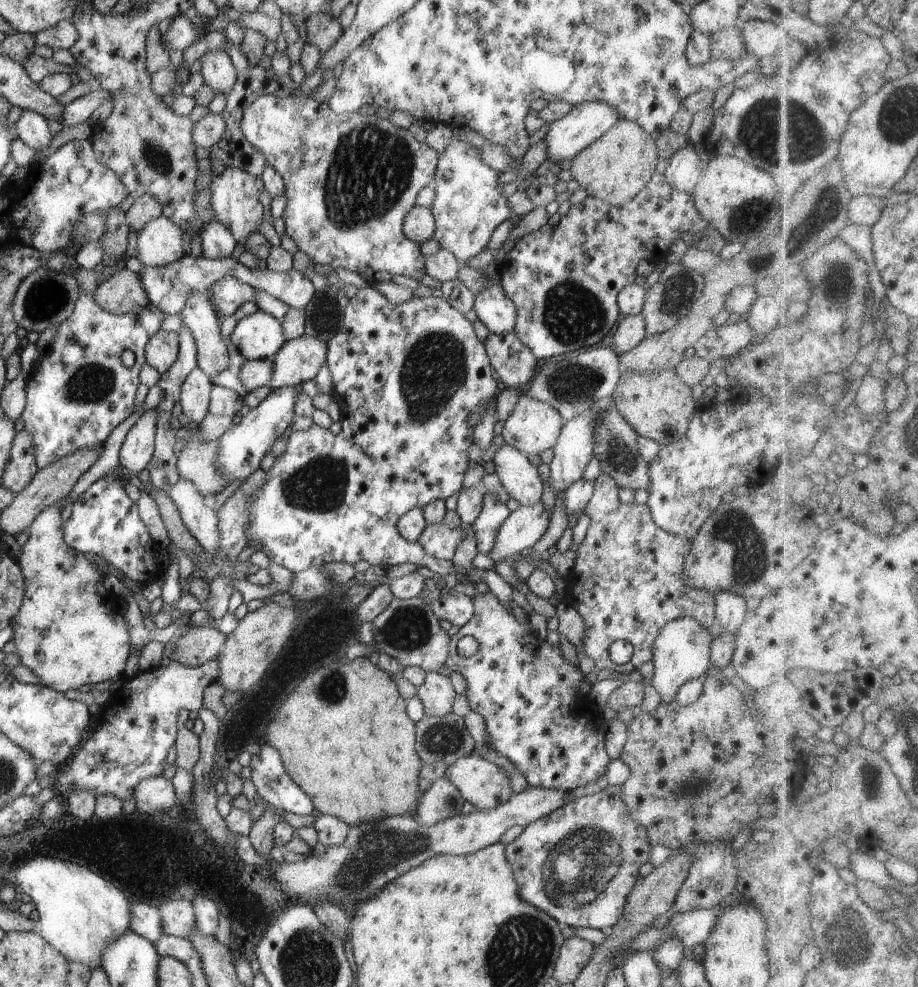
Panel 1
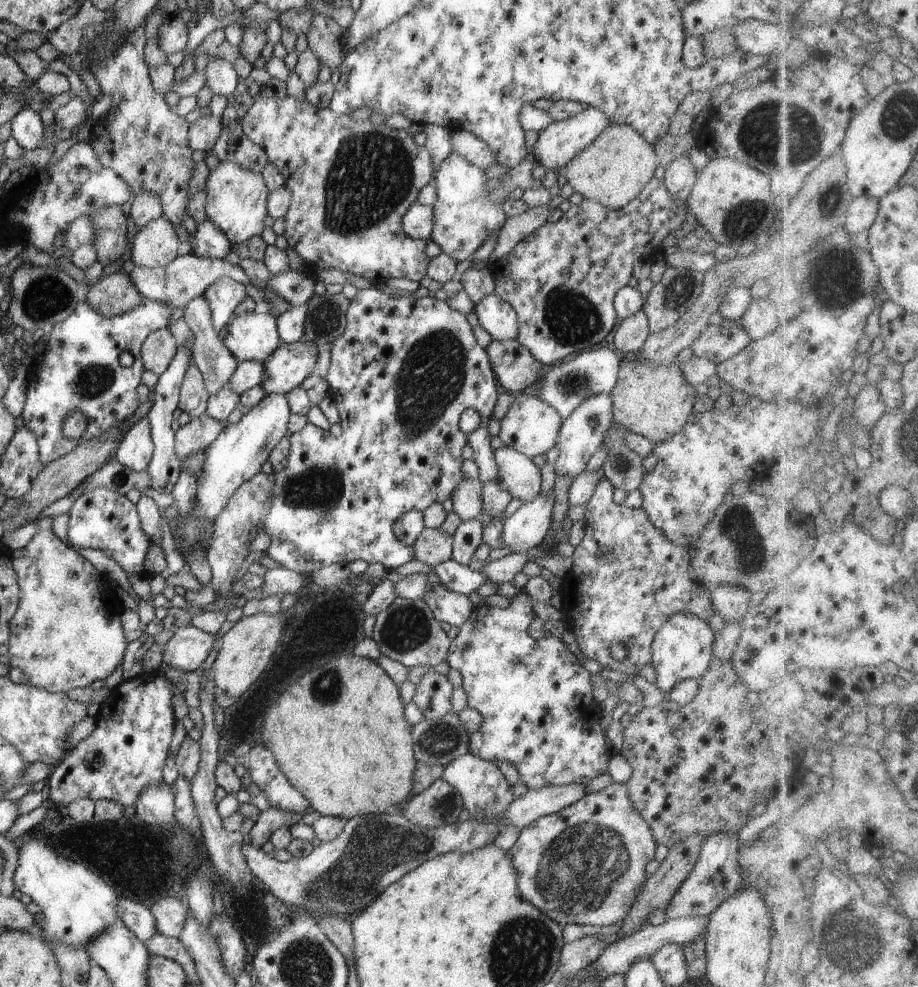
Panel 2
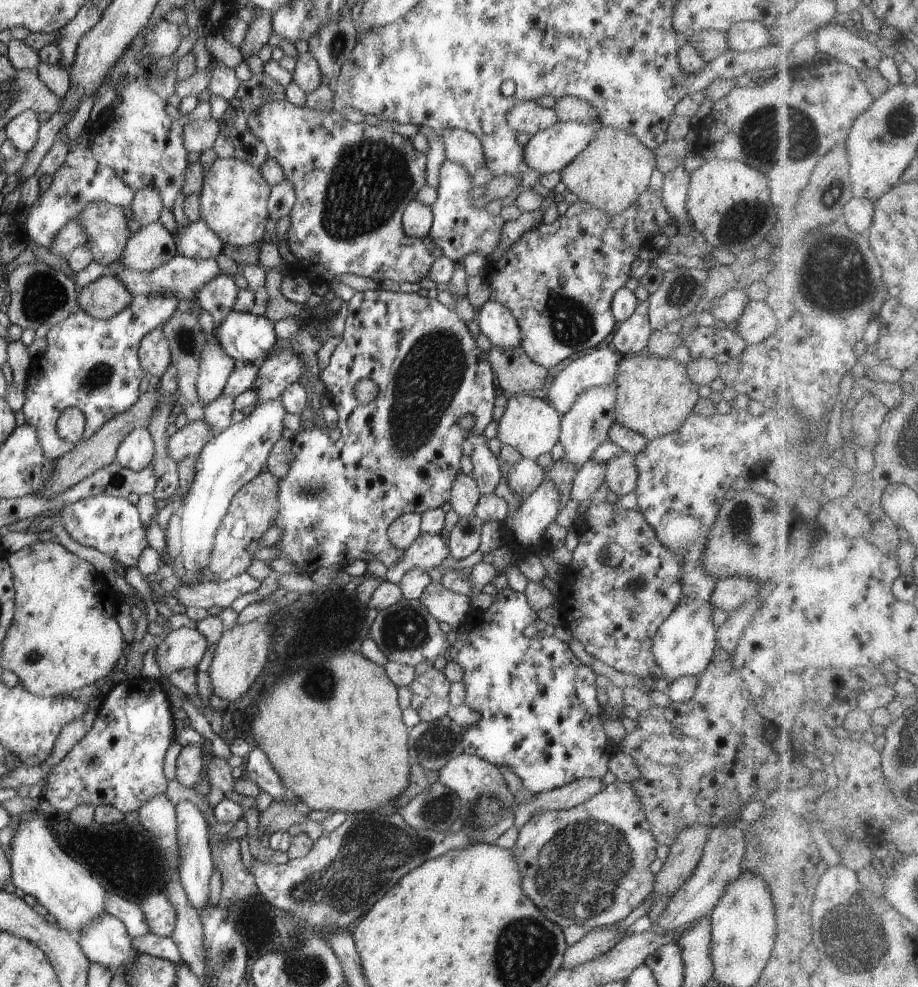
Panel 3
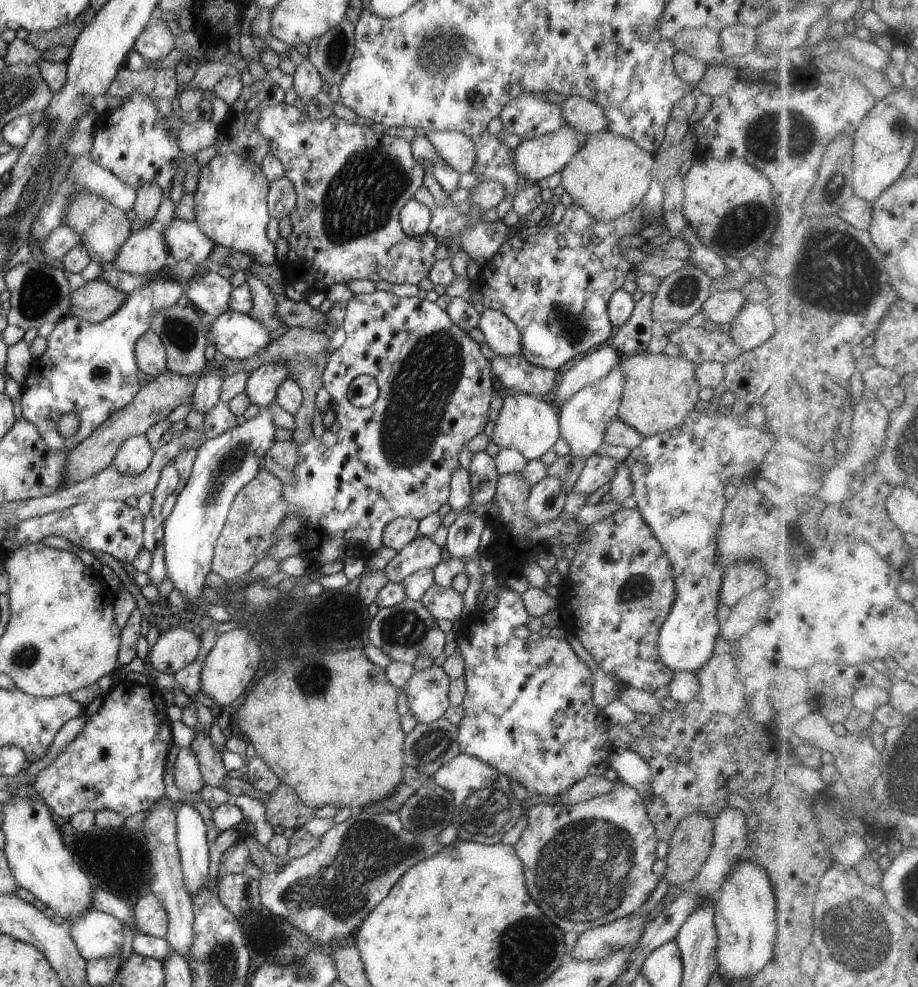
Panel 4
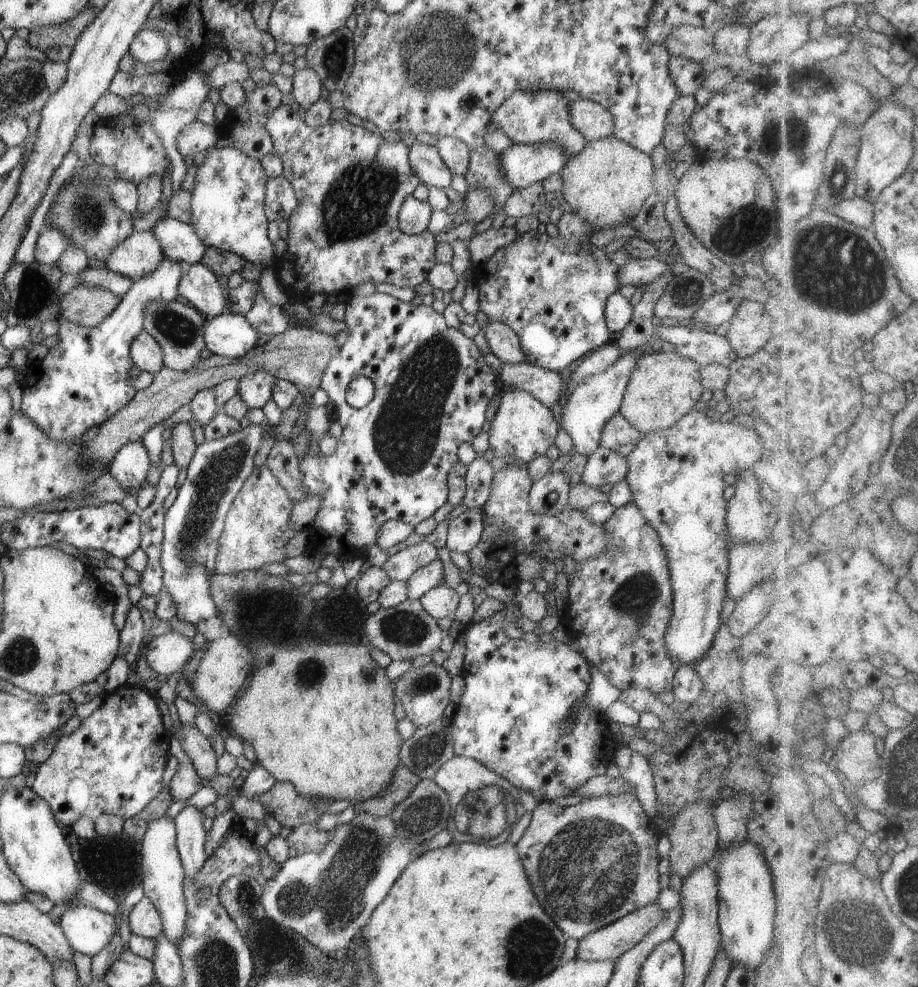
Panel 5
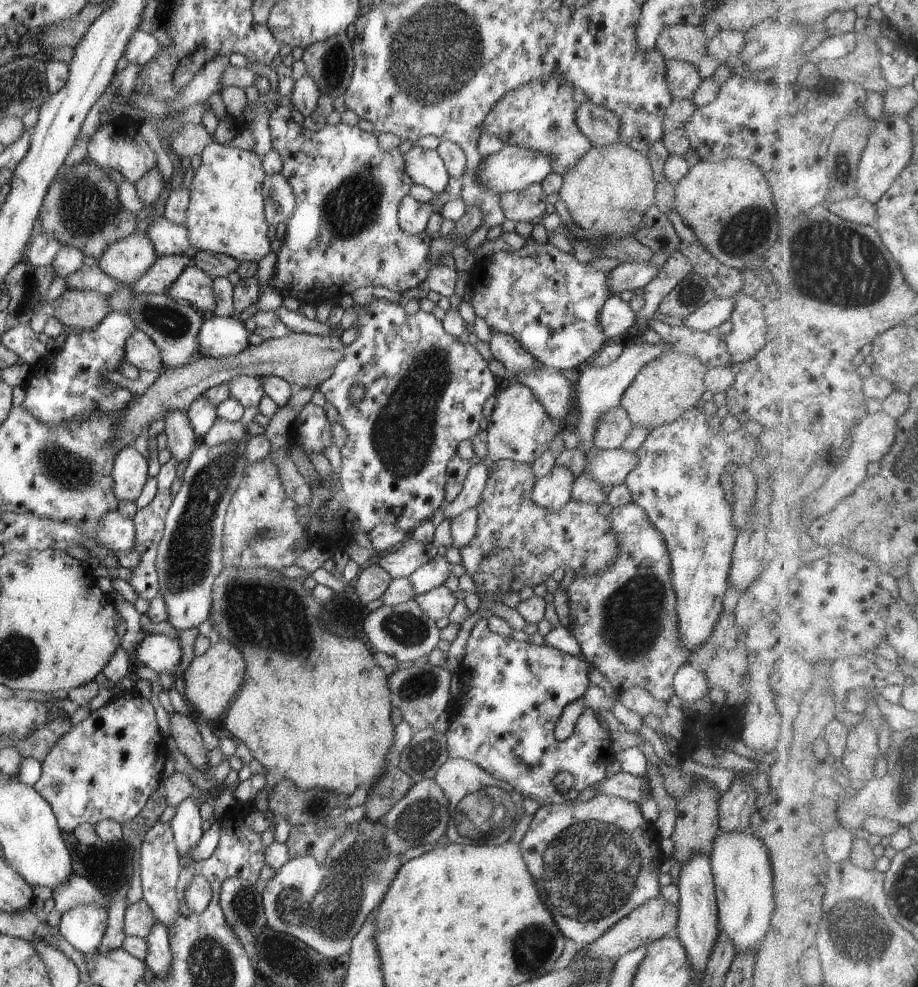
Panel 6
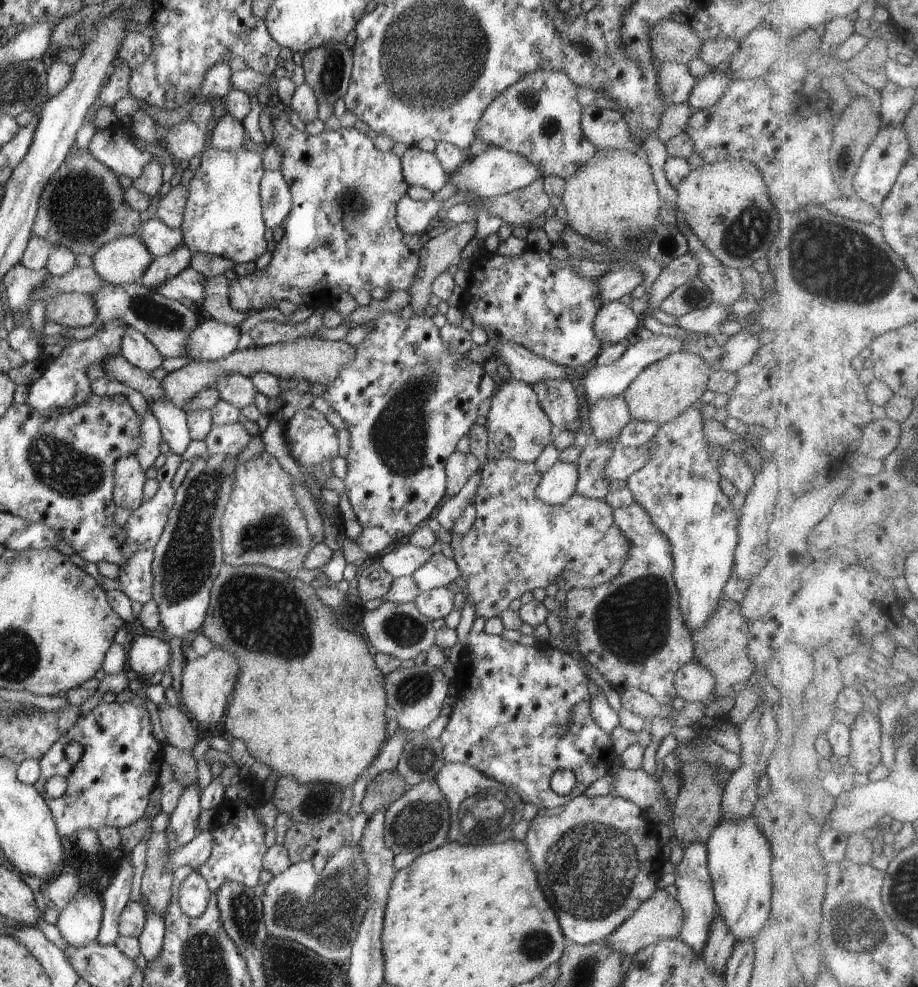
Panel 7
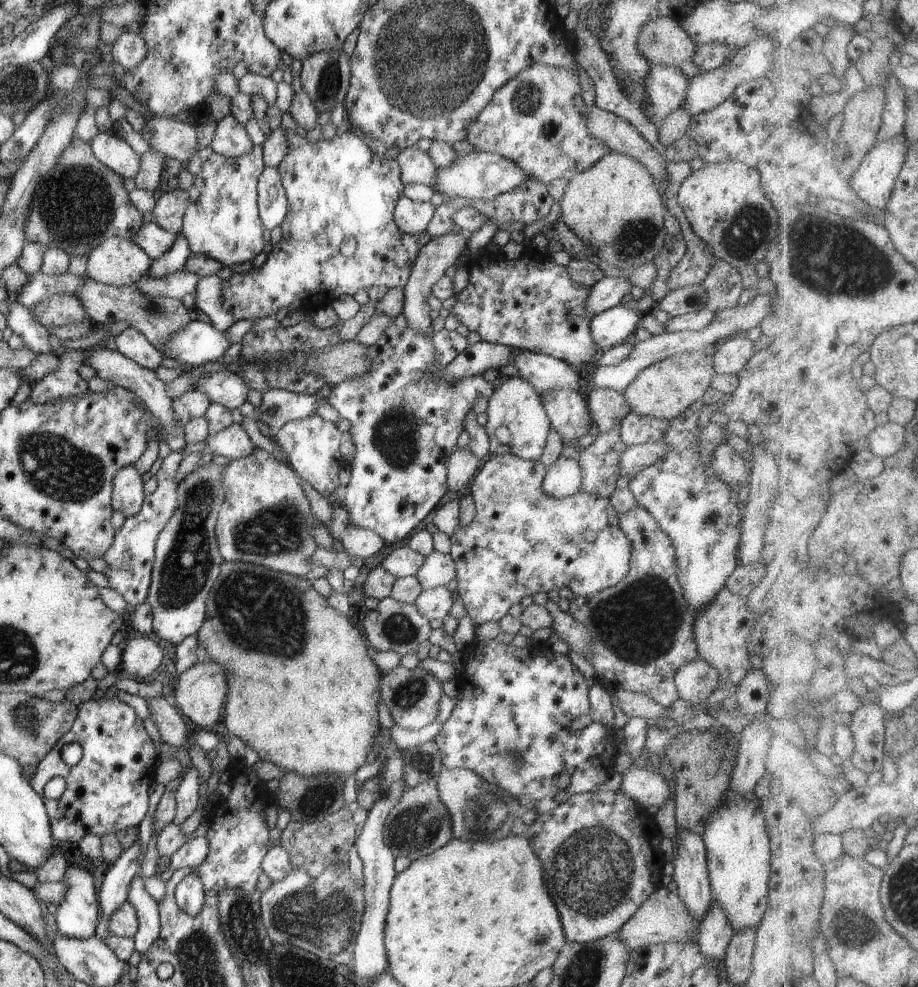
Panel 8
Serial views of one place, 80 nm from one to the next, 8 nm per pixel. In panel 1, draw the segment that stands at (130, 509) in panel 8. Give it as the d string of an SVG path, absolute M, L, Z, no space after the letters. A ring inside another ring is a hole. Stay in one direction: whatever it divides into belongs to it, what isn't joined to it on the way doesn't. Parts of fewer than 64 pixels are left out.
M157 411L145 412L128 431L119 450L119 464L137 475L147 468L155 451Z

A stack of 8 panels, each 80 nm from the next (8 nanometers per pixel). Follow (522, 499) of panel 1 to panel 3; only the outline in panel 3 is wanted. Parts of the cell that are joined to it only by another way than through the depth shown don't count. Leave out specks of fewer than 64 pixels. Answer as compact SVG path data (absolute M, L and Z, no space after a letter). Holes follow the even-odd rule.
M522 458L509 468L504 479L508 481L509 488L518 496L532 494L546 478L546 469L542 468L535 460Z

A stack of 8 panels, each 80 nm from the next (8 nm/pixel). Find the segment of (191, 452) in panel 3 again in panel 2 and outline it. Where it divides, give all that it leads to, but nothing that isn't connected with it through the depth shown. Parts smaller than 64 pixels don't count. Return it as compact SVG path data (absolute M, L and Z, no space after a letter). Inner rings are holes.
M206 414L193 417L175 432L176 456L183 461L191 454L204 451L213 440L216 440L225 426L226 424L211 419Z

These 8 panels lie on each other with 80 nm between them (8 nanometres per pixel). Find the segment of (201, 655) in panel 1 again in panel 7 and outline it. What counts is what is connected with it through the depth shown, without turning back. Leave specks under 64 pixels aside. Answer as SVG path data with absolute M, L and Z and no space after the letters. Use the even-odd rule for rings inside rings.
M158 633L141 634L132 642L130 650L128 650L127 668L134 670L136 674L139 674L141 679L156 679L158 674L168 670L171 653L172 651L166 638L163 638Z

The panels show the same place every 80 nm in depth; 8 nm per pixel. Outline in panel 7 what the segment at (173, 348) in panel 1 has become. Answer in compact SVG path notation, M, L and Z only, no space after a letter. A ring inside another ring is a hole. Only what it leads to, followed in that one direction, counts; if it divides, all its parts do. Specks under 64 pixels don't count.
M132 327L124 331L119 347L119 354L130 364L149 373L156 370L164 360L158 349L139 330Z

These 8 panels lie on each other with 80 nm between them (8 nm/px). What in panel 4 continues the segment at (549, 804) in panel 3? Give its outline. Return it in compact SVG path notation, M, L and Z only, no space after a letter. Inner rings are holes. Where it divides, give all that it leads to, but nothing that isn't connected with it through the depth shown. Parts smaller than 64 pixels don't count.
M588 775L559 794L565 805L581 803L603 794L608 794L615 787L615 781L598 775Z

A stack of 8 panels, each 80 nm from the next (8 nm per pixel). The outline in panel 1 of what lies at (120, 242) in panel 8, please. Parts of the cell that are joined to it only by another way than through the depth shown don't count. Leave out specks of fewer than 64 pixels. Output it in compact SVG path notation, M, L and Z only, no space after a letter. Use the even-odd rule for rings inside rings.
M168 217L151 220L137 234L136 258L149 267L163 267L182 258L184 231Z

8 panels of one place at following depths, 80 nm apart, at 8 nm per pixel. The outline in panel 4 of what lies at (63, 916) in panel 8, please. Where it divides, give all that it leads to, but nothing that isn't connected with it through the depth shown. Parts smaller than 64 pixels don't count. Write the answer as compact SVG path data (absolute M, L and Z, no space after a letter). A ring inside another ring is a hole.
M88 909L64 922L78 952L87 961L121 952L124 942L122 923L120 919L96 909Z

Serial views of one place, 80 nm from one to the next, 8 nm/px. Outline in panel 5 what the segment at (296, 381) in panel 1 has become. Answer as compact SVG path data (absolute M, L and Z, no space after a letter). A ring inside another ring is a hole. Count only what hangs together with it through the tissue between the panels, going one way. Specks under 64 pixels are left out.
M266 371L243 376L238 381L237 394L250 408L262 408L272 396L275 376Z

